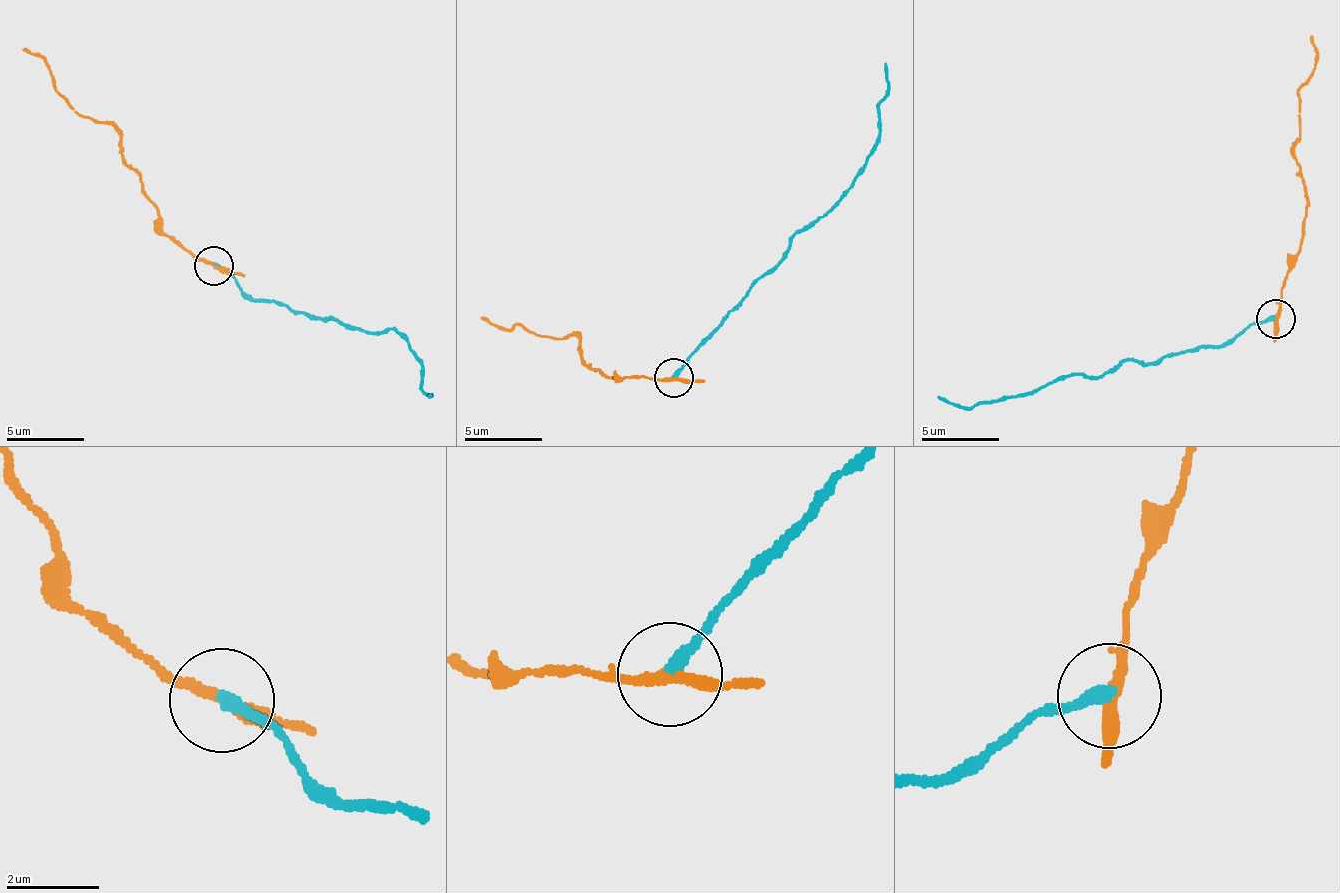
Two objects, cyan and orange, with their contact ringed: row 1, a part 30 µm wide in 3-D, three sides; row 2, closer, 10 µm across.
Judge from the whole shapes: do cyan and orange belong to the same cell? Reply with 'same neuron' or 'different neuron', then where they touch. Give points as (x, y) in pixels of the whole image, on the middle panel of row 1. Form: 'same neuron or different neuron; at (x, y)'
different neuron; at (673, 378)

